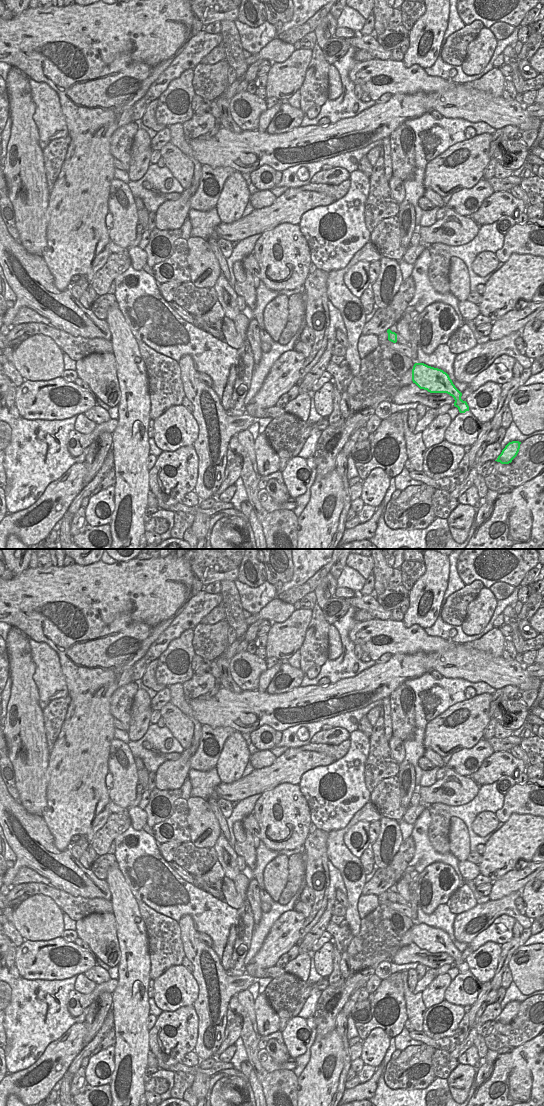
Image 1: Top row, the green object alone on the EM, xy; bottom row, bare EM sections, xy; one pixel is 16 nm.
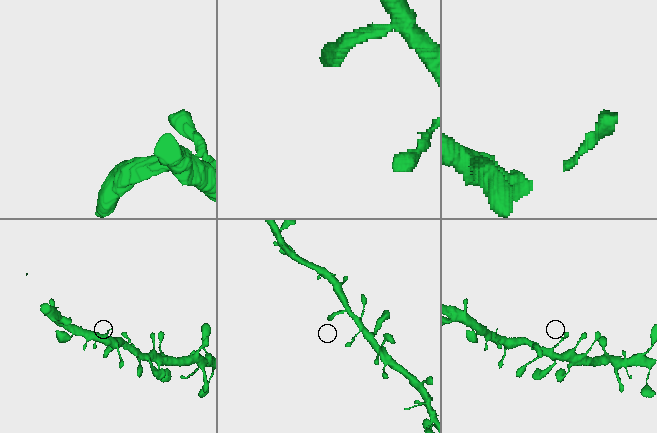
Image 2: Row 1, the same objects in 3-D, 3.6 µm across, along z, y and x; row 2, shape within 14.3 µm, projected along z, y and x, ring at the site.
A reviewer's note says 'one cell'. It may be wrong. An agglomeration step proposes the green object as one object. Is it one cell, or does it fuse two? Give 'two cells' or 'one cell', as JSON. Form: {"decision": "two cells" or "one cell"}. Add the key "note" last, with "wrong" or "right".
{"decision": "one cell", "note": "right"}

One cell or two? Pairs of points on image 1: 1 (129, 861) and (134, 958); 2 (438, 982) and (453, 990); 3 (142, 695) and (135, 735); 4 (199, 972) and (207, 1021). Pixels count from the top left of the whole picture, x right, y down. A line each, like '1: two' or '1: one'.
1: two
2: two
3: one
4: one

